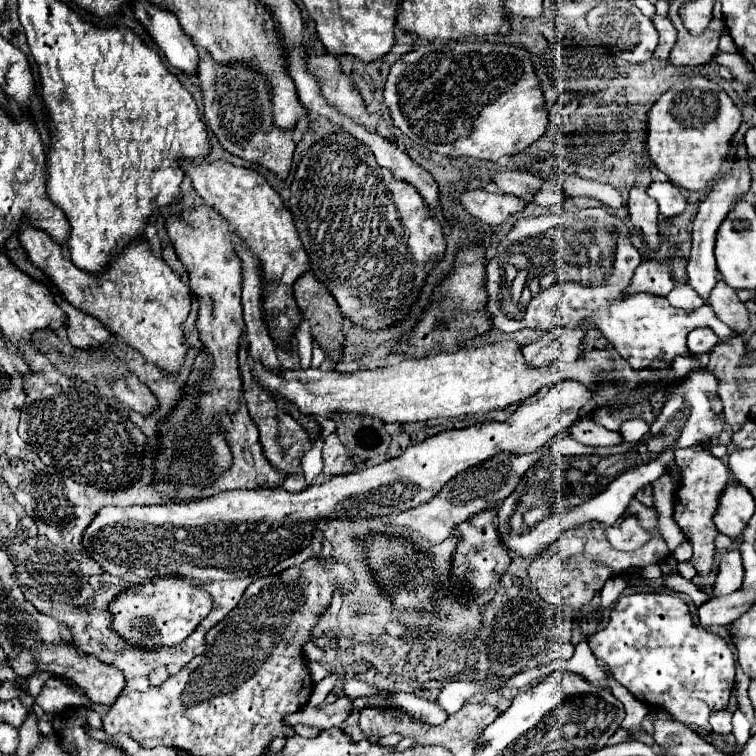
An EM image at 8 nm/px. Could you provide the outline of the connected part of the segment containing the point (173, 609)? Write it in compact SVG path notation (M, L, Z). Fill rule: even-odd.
M156 576L150 582L134 584L118 592L118 596L108 606L108 612L112 616L112 630L130 646L142 650L172 648L182 644L210 614L210 610L212 596L190 580L178 576Z

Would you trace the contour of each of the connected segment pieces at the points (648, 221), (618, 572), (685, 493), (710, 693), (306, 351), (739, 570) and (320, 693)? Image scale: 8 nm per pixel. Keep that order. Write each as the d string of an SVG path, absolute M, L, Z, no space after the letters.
M642 168L642 172L636 178L634 188L630 190L628 198L628 212L630 220L636 232L642 232L646 236L646 242L650 248L658 248L660 236L656 236L656 216L660 216L656 202L646 194L646 186L652 182L650 168Z
M633 498L630 502L627 513L638 517L644 530L650 532L650 542L644 544L644 548L634 550L634 552L618 552L610 546L610 542L604 536L604 526L602 524L586 524L584 528L578 528L574 532L566 532L564 538L560 538L554 546L550 546L546 552L542 552L538 558L532 560L528 568L528 576L532 586L538 590L540 598L562 606L562 608L572 608L572 610L586 610L590 600L600 594L604 582L614 576L622 576L626 572L640 570L648 564L662 562L668 558L668 548L666 542L660 538L658 528L656 528L656 514L652 508L645 507L638 500Z
M700 444L692 446L692 448L682 448L680 452L676 452L674 462L682 470L682 482L680 482L680 488L676 492L676 502L674 502L674 520L682 528L684 536L690 540L690 544L694 548L694 556L688 560L688 564L692 564L696 568L696 572L700 576L704 576L712 570L714 548L716 548L714 538L720 534L718 528L714 526L714 514L718 510L720 496L728 484L730 472L718 458L714 458Z
M670 594L620 596L606 628L588 638L594 658L638 700L694 728L708 728L712 710L724 710L734 686L736 660L728 642L694 626L684 600Z
M306 318L300 320L294 338L296 338L296 344L298 344L300 368L308 368L310 366L310 358L312 358L312 338L310 338L310 324L306 322Z
M730 550L722 556L716 584L714 584L714 596L726 596L742 588L744 582L744 566L738 550Z
M331 674L322 681L316 683L310 700L308 701L308 705L313 707L318 707L319 705L321 705L328 696L328 694L332 691L337 679L338 674Z

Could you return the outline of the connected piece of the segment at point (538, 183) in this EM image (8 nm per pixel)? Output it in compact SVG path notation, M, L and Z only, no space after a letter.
M504 170L504 172L496 172L492 182L506 194L518 196L518 198L526 198L530 200L534 196L534 192L538 192L544 186L544 180L540 180L534 174L522 172L522 170Z

